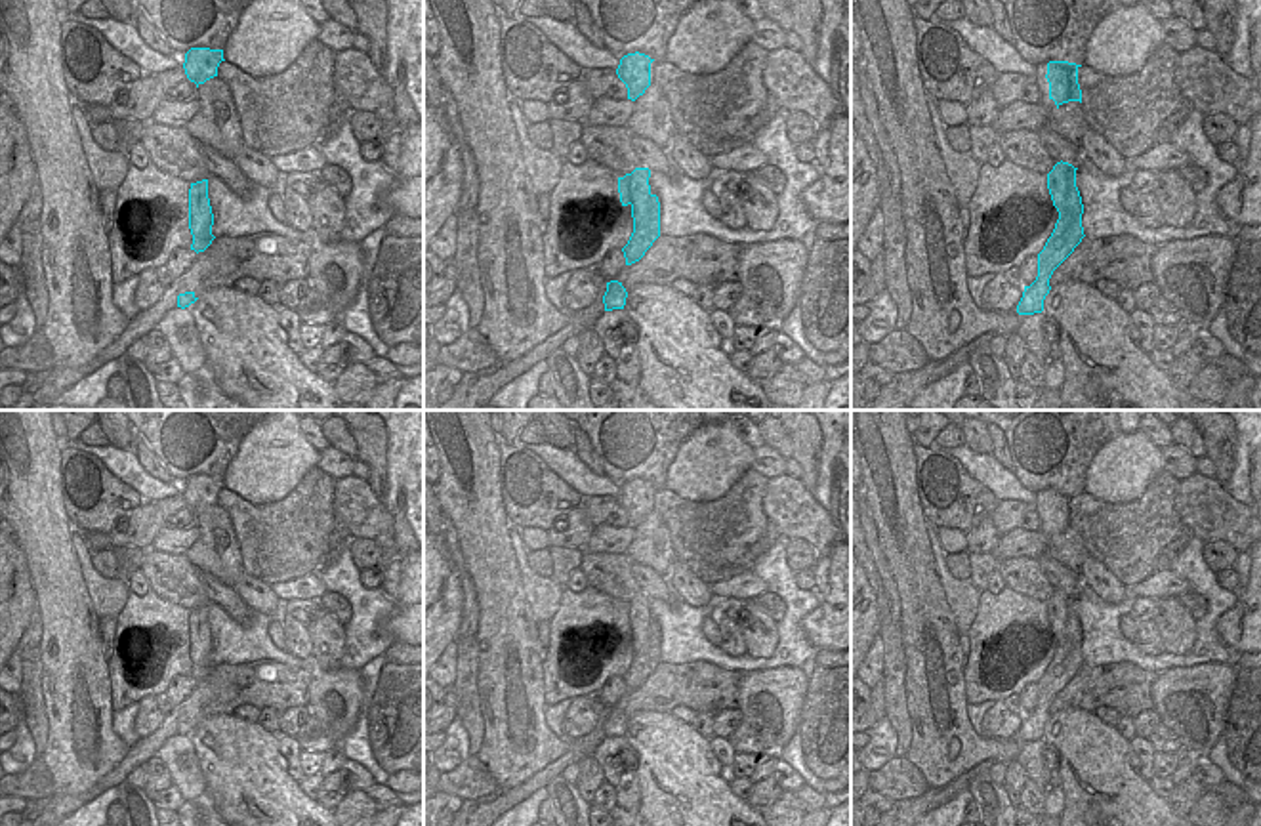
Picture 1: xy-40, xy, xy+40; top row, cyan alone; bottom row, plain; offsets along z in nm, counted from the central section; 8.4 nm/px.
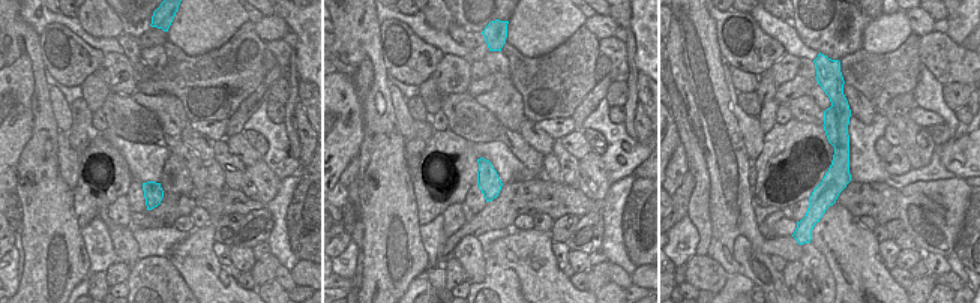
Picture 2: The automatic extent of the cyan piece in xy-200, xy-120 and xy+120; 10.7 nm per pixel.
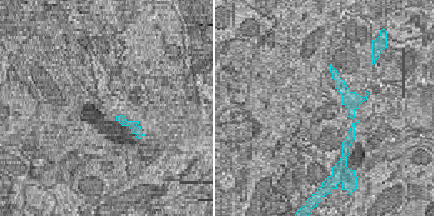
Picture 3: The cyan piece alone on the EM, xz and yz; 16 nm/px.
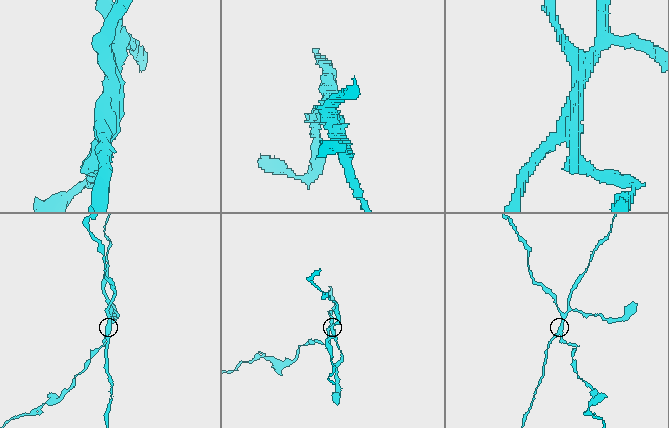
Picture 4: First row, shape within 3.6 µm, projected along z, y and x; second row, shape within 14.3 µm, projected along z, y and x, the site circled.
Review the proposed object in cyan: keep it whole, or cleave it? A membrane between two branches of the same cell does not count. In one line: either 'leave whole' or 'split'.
split

